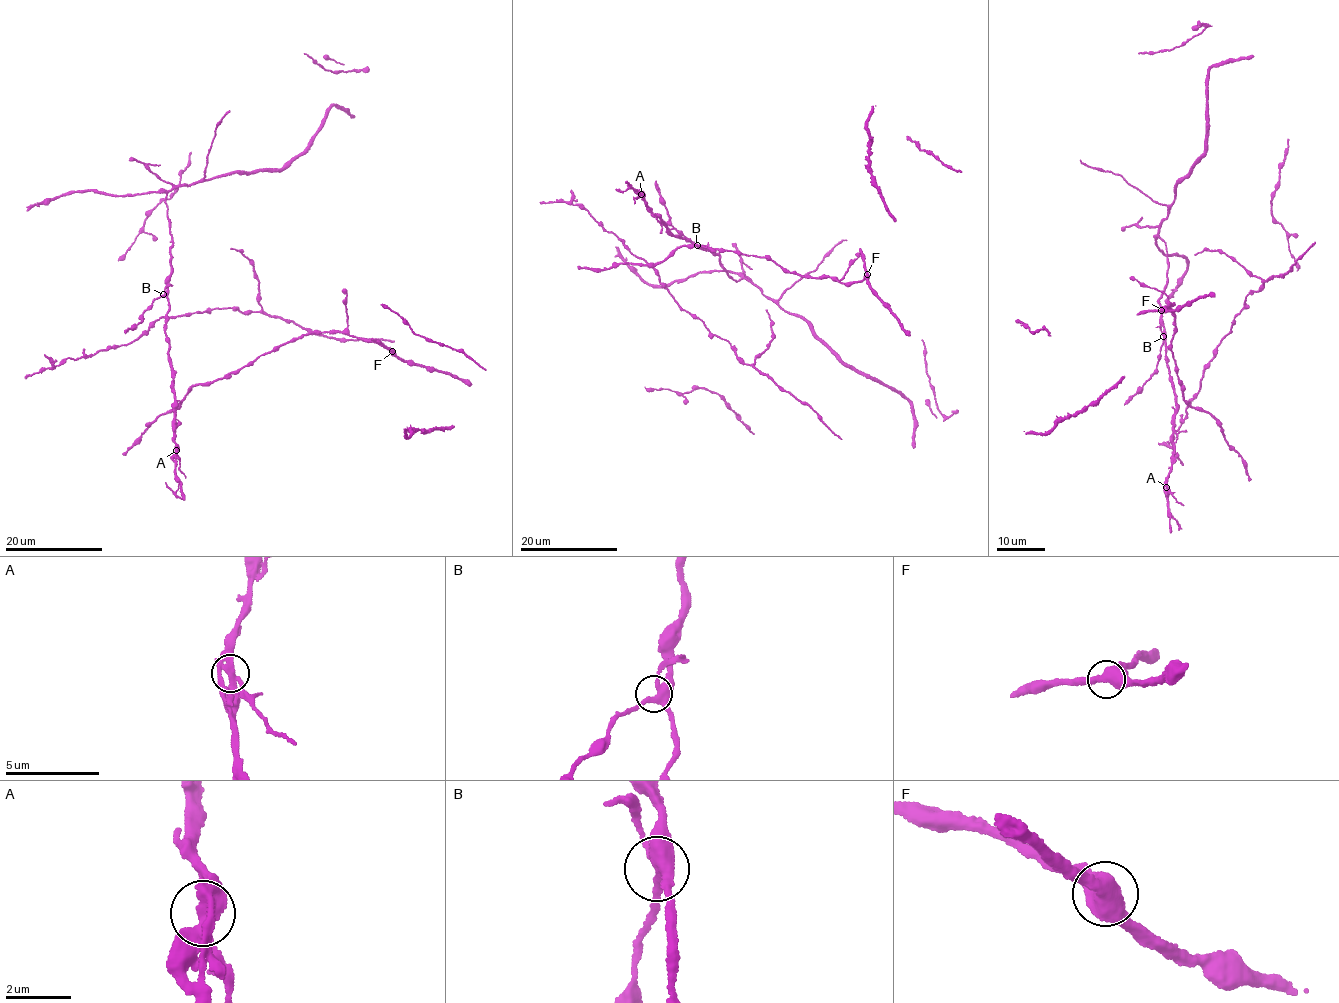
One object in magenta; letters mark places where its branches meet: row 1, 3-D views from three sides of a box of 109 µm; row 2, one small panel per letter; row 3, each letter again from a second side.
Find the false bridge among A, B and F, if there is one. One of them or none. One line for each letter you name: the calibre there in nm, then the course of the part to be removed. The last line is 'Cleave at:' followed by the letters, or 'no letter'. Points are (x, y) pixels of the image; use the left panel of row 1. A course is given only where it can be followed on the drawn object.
A: calibre 360 nm; course (175, 450), (180, 471), (186, 477)
Cleave at: A

